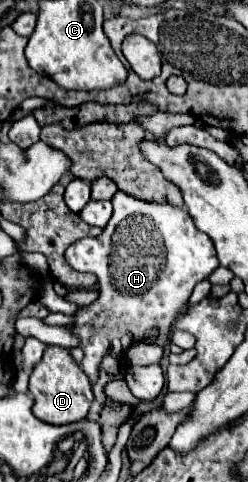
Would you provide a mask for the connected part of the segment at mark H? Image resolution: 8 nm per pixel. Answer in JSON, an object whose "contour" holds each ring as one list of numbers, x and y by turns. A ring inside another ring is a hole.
{"contour":[[118,190,112,204,90,200,80,218,98,228,108,224,98,238,82,238,66,250,66,260,74,270,98,276,98,300,74,314,74,324,70,326,86,354,80,366,94,384,98,364,110,346,112,354,124,360,128,348,140,342,150,328,160,328,156,344,166,346,170,326,184,310,194,286,206,280,220,262,210,236,196,228,186,210,172,204,148,204]]}

